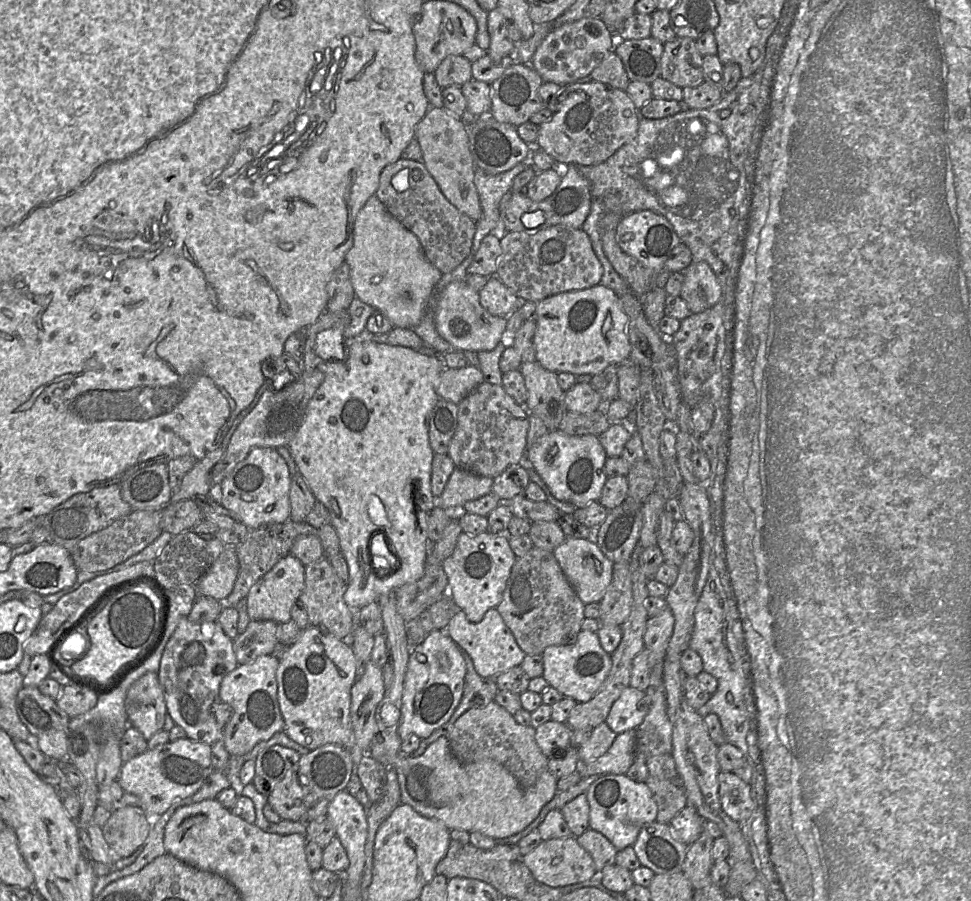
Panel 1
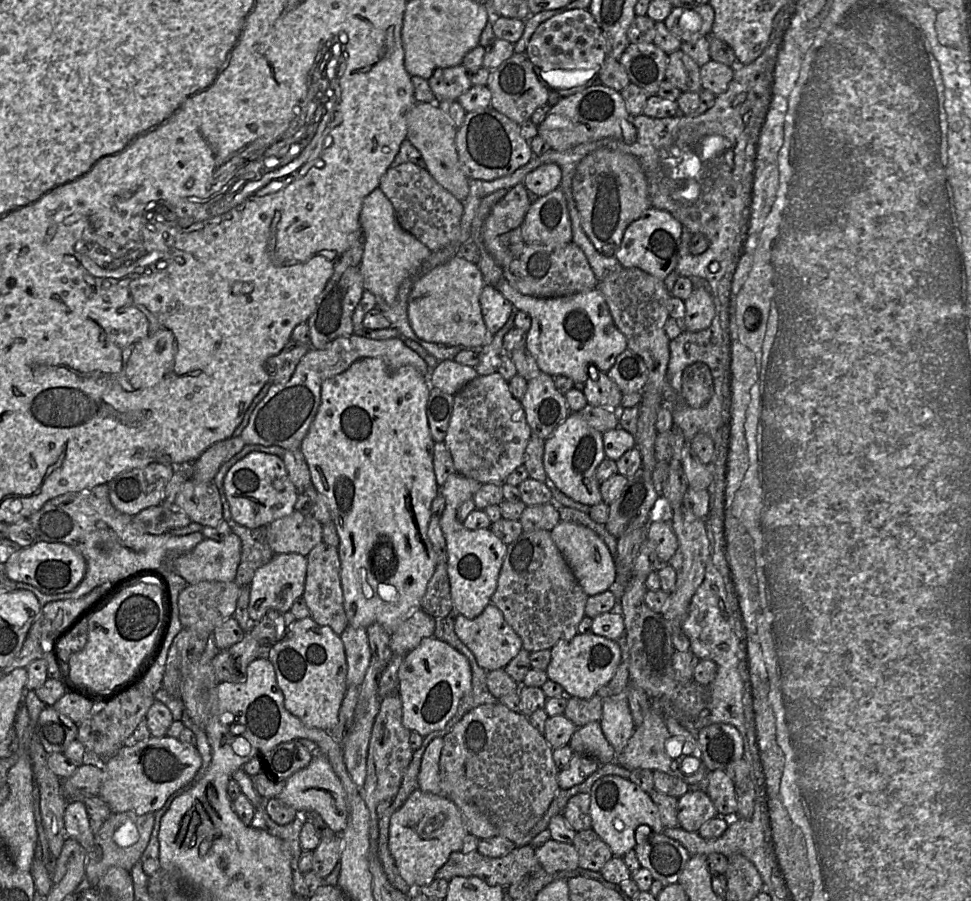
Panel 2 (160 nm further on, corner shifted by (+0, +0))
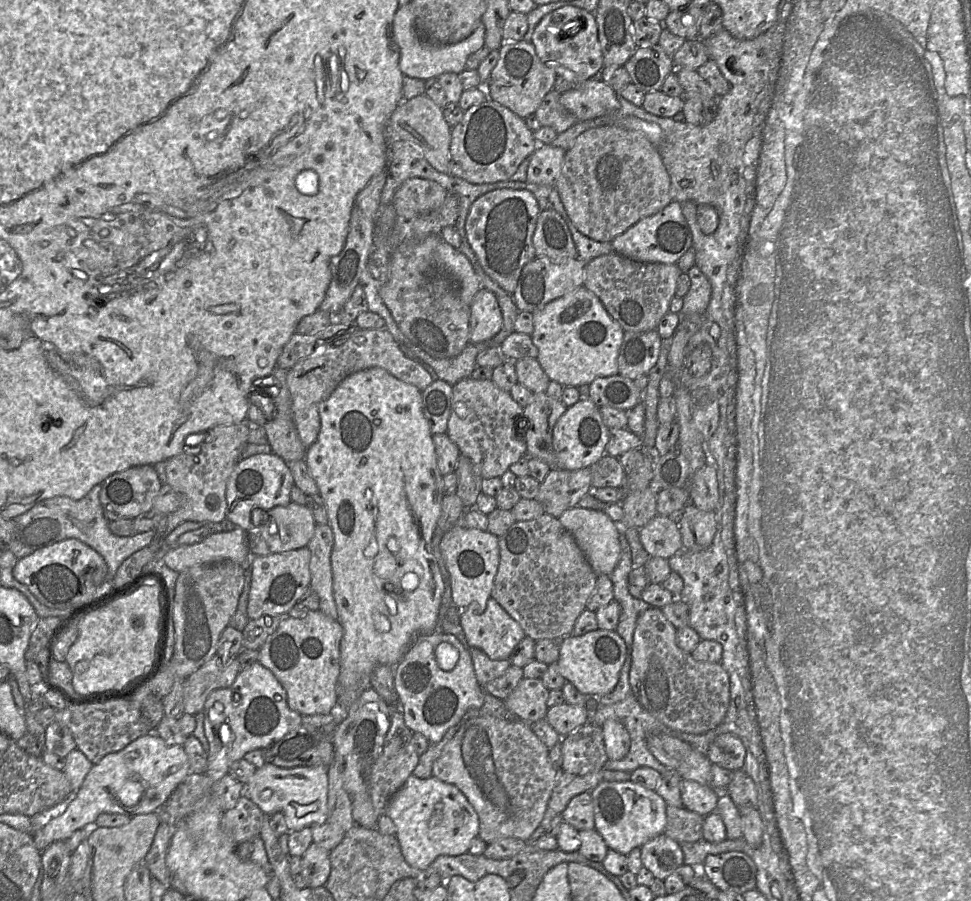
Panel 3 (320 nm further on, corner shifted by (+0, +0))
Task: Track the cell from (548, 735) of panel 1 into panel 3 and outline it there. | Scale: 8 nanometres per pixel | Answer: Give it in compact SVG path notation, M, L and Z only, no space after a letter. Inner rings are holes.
M564 702L549 708L546 720L561 737L565 737L589 722L589 712L584 706Z

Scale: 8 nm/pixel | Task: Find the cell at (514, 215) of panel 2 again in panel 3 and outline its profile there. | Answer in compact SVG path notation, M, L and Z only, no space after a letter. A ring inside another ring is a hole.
M497 189L471 205L465 231L483 270L507 293L513 294L523 267L536 257L533 234L539 213L537 199L528 190Z

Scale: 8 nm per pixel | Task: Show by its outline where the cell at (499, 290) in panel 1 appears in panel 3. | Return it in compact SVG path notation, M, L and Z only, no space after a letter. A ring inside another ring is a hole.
M481 288L470 305L470 343L490 340L502 327L502 313L492 292Z

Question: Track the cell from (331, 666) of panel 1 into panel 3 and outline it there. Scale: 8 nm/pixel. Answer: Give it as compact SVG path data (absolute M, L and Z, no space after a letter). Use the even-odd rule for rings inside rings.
M320 610L310 611L304 618L289 617L277 627L259 649L259 663L268 668L287 693L287 704L300 715L330 714L337 702L337 681L340 674L340 642L343 627Z

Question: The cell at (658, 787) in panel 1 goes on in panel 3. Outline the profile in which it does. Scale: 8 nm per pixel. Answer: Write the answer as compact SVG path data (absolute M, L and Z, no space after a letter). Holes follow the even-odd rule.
M667 805L664 834L679 843L693 843L703 839L704 817L684 807Z

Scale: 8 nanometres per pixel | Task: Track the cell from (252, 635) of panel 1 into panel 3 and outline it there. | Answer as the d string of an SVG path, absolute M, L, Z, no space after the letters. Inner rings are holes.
M214 655L185 680L183 713L195 715L203 711L208 695L215 689L227 688L240 672L237 657L223 662Z

